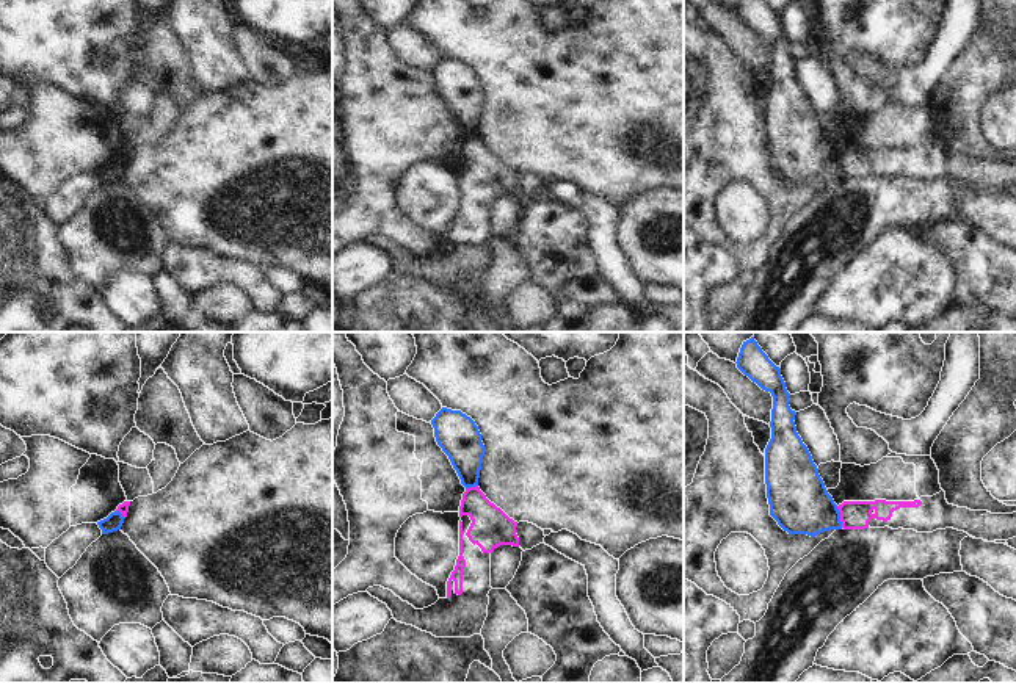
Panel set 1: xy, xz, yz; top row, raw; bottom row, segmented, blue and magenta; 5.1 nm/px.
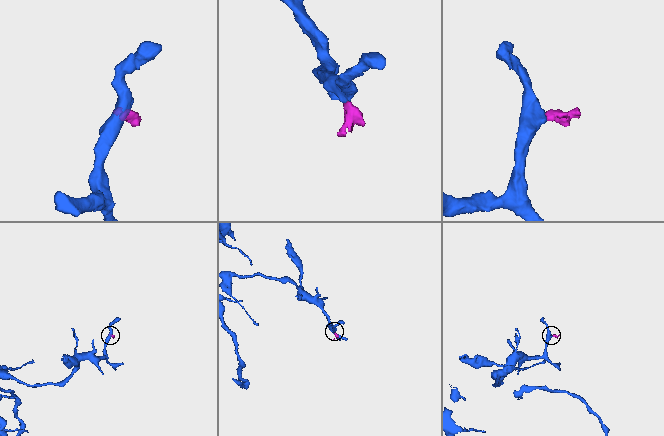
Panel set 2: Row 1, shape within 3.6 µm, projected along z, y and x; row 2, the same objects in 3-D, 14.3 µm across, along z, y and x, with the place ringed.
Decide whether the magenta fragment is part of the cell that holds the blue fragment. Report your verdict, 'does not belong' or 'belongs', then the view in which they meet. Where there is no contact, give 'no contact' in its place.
does not belong | yz

